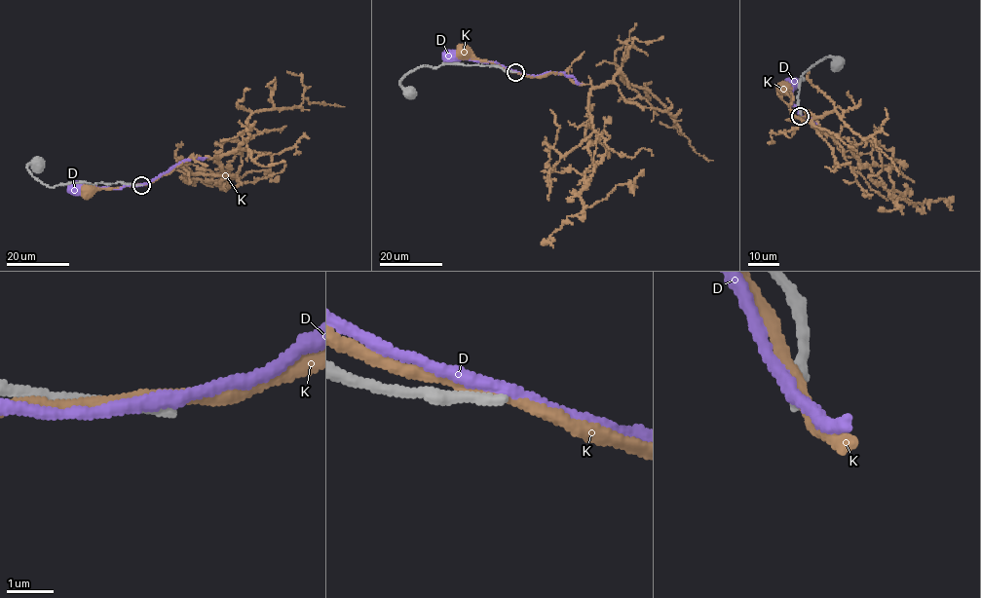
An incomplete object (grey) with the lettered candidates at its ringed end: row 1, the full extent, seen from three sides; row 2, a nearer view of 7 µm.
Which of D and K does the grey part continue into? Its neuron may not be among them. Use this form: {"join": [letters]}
{"join": []}

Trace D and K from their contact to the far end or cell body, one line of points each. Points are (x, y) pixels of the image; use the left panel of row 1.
D: (140, 184), (119, 189), (74, 186)
K: (138, 184), (93, 188), (86, 191)

